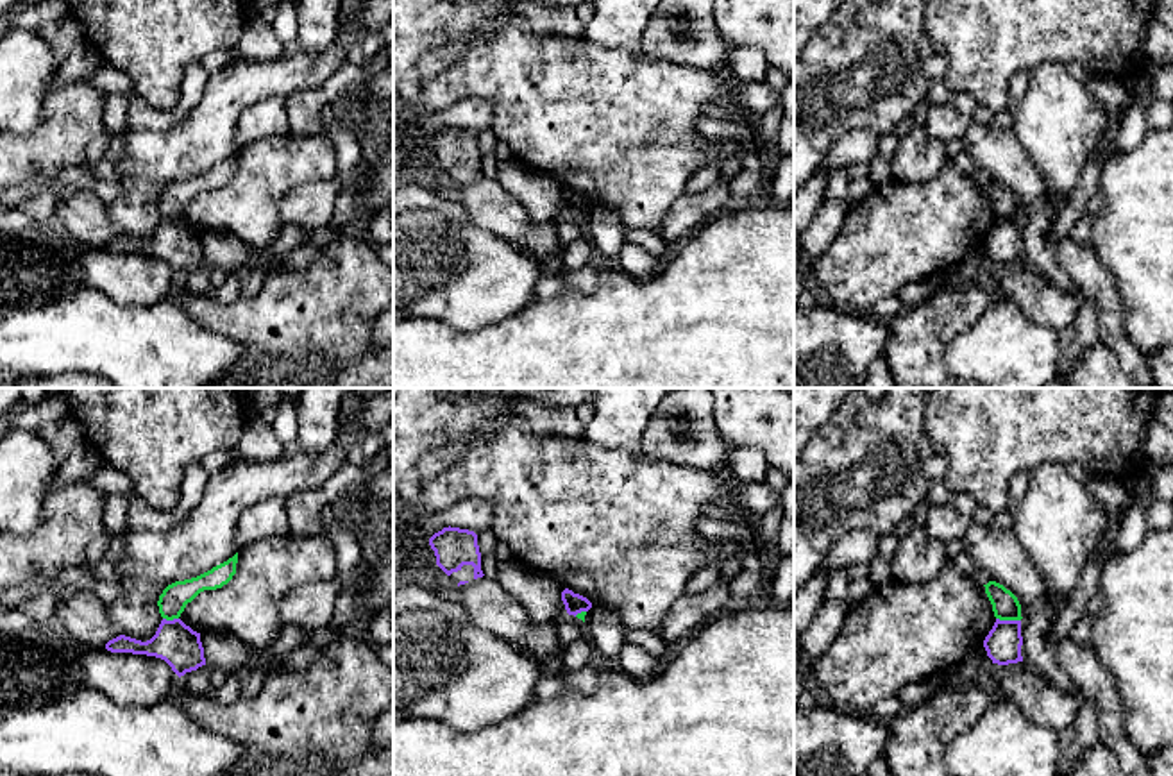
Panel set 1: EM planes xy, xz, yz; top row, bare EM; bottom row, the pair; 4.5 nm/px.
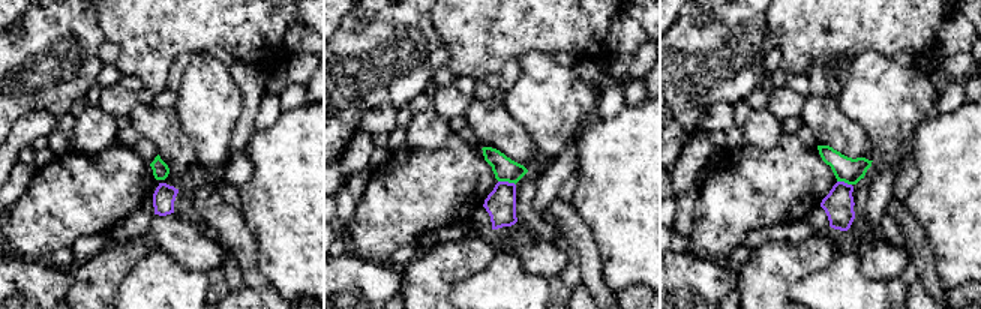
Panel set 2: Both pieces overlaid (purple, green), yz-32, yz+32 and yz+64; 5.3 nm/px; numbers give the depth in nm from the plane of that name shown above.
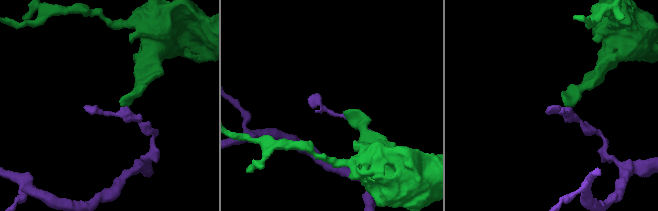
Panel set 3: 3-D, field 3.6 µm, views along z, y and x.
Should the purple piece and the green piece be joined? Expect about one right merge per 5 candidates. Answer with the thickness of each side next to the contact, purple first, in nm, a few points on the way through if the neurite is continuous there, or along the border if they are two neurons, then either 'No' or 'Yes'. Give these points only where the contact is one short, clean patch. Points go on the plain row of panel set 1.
Thickness 160 nm (purple) against 120 nm. Boundary: yz (996, 217), (1020, 220). No

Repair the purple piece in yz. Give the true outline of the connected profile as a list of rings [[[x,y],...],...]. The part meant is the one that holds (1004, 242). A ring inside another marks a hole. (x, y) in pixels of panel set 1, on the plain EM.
[[[996,218],[992,229],[983,240],[983,247],[992,263],[1008,265],[1023,261],[1021,256],[1021,220]]]

